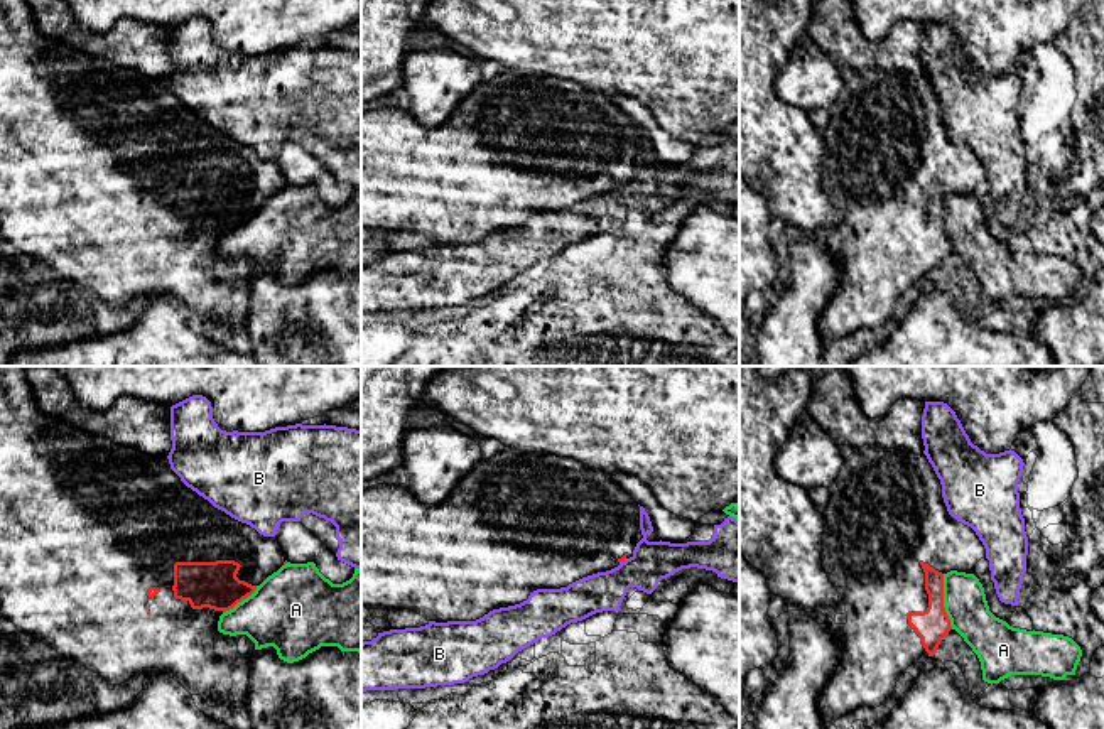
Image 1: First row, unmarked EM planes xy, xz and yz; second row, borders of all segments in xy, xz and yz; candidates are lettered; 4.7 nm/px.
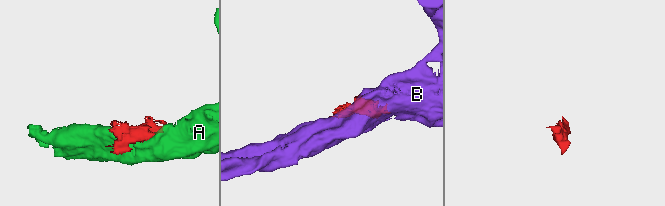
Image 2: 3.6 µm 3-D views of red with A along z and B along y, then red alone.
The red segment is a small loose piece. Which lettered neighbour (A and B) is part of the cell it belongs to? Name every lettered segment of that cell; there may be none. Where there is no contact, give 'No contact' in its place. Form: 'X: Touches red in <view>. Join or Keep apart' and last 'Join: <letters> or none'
A: Touches red in yz. Keep apart
B: Touches red in xz. Keep apart
Join: none

